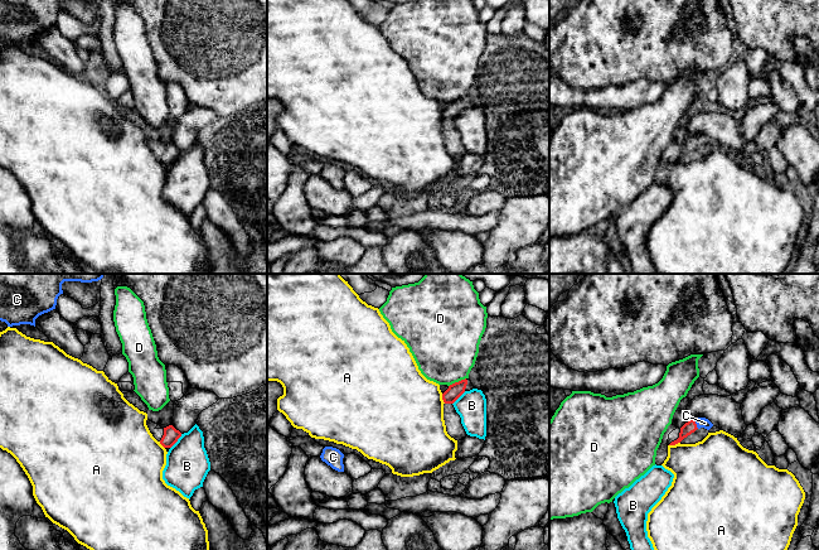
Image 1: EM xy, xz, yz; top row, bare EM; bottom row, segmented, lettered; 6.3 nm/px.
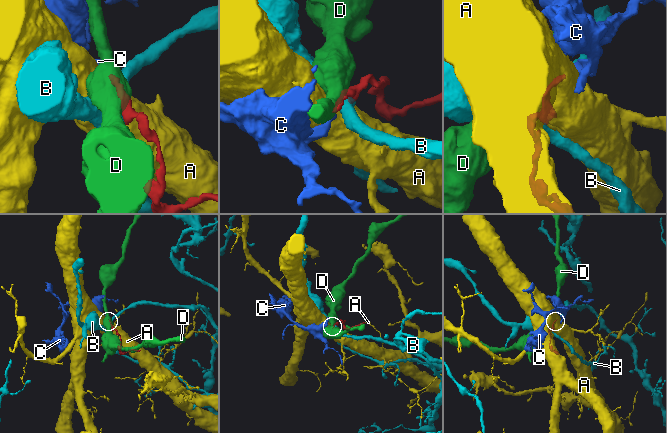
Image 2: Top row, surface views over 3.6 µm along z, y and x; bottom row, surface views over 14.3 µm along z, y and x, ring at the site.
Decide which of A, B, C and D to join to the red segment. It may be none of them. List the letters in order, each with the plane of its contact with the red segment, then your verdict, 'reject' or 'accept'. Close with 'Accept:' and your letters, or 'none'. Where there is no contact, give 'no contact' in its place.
A: meets red in yz; reject
B: meets red in xy; reject
C: meets red in yz; accept
D: meets red in xz; reject
Accept: C

